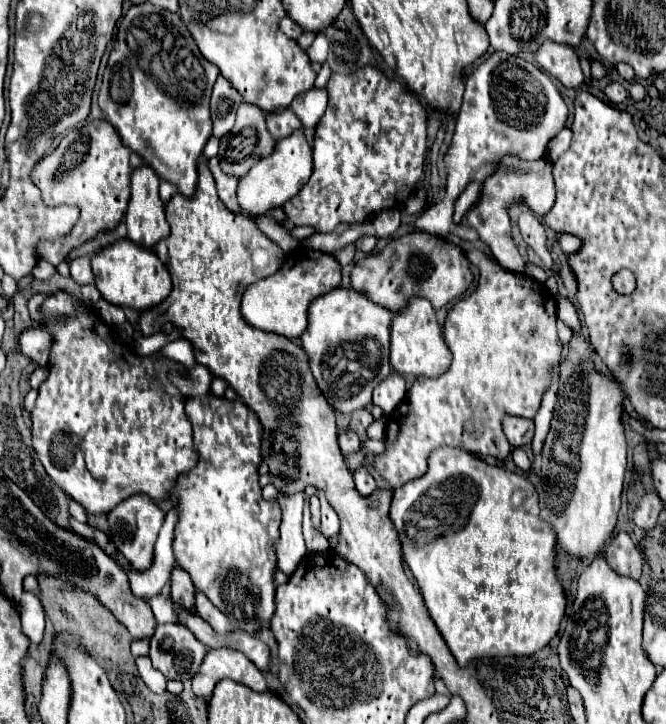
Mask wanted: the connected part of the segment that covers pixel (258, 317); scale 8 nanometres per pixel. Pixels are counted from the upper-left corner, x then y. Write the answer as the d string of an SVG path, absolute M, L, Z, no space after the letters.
M297 250L287 254L285 264L273 276L251 284L241 300L241 314L245 322L263 332L275 332L285 338L299 338L307 328L307 308L317 296L323 296L341 286L341 264L335 256L323 252Z

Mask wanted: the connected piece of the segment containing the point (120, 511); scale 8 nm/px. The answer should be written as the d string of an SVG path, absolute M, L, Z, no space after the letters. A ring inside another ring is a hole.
M135 494L121 504L117 504L109 514L109 538L115 544L115 548L131 562L135 570L145 570L153 562L153 546L159 536L159 528L165 520L165 512L145 494Z

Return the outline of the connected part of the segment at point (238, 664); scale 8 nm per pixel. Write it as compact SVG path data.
M219 648L219 650L207 652L207 658L201 664L199 674L195 674L195 678L193 678L195 696L209 700L215 684L225 678L245 684L257 692L267 690L263 672L259 672L259 668L245 654L239 654L239 652L227 650L227 648Z

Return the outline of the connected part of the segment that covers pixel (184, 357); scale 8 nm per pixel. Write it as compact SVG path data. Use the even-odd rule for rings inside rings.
M175 340L175 342L169 342L161 348L161 354L179 362L179 364L185 364L189 368L195 368L197 366L197 360L195 360L195 352L193 352L193 344L187 342L187 340Z

